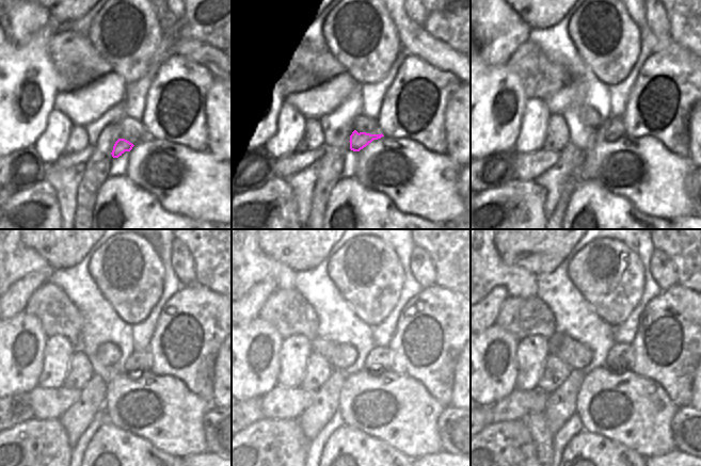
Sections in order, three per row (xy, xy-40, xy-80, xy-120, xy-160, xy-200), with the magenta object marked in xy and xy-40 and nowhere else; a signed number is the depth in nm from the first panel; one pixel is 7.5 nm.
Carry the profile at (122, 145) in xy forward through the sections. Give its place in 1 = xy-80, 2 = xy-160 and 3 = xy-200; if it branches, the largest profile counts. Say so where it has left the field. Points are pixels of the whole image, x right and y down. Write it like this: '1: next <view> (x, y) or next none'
1: next xy-80 (611, 129)
2: next xy-160 (380, 359)
3: next xy-200 (621, 357)

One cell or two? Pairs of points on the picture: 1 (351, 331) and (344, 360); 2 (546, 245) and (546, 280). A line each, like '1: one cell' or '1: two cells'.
1: two cells
2: two cells

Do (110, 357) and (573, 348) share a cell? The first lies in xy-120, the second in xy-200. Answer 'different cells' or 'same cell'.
same cell

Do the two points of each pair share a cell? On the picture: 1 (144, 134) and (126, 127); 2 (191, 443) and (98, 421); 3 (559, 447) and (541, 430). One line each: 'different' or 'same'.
1: same
2: different
3: different

